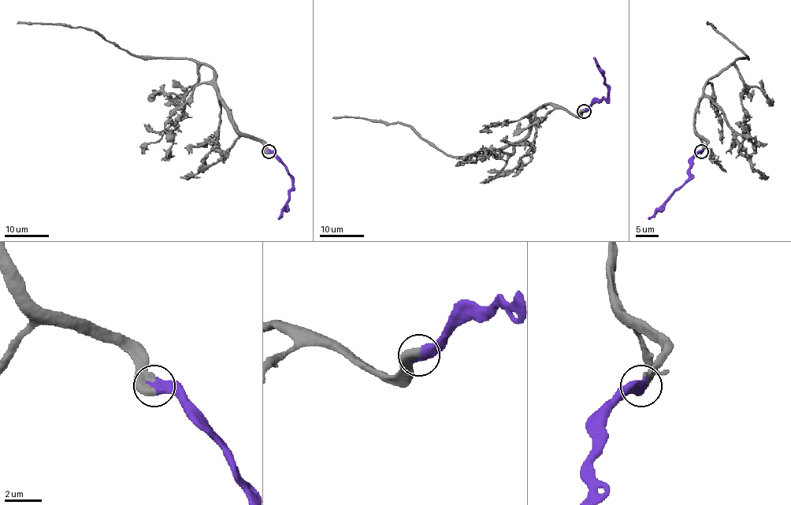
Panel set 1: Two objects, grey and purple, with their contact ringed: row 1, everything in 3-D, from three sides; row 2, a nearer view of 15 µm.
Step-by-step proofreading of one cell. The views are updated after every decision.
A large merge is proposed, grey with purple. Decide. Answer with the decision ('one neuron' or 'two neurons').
one neuron

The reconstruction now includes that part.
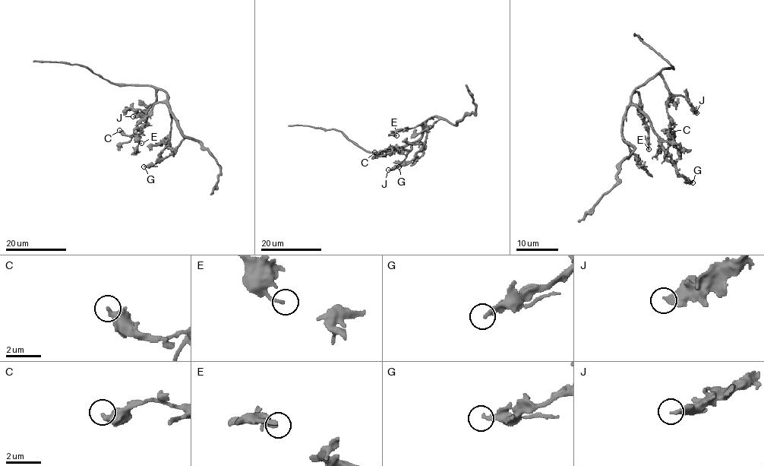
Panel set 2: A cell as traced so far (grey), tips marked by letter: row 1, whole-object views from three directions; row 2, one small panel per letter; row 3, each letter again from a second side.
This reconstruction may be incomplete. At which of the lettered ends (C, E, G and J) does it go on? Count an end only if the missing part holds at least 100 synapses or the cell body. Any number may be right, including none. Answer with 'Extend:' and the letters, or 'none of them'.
Extend: none of them

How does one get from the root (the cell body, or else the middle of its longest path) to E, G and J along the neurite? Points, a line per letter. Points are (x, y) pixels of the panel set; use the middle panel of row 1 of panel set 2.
E: (420, 137), (421, 125), (396, 130), (388, 134), (396, 135)
G: (420, 137), (424, 122), (427, 133), (424, 144), (412, 160), (399, 166)
J: (420, 137), (411, 144), (405, 159), (388, 169)

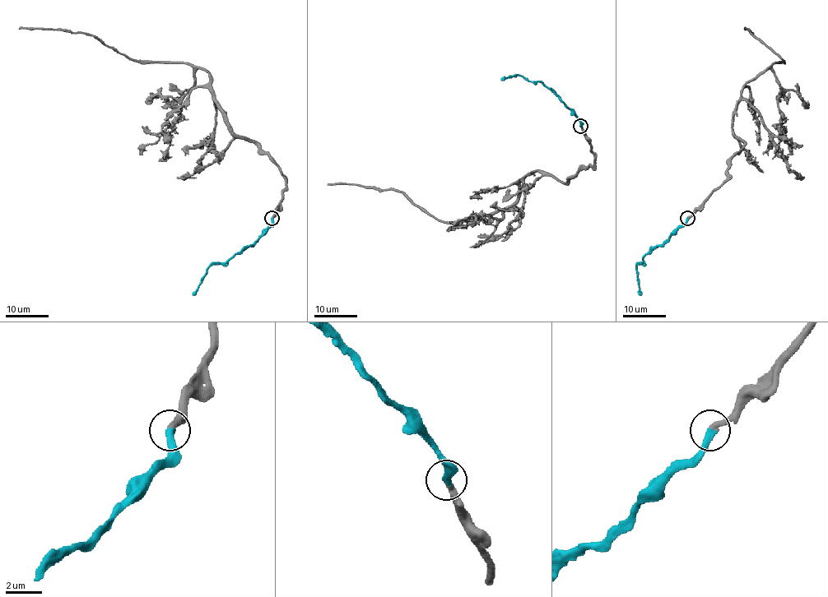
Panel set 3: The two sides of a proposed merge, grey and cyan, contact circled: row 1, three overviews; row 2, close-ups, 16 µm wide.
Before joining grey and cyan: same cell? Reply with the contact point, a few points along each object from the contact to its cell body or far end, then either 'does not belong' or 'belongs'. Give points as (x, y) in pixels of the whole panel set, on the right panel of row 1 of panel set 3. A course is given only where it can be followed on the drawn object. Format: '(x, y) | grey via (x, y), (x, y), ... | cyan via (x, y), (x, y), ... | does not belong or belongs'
(687, 218) | grey via (687, 218), (725, 179), (727, 163), (743, 145), (732, 131), (732, 113), (743, 86), (783, 60), (745, 26) | cyan via (687, 218), (644, 257), (642, 263), (637, 265), (640, 295) | belongs

